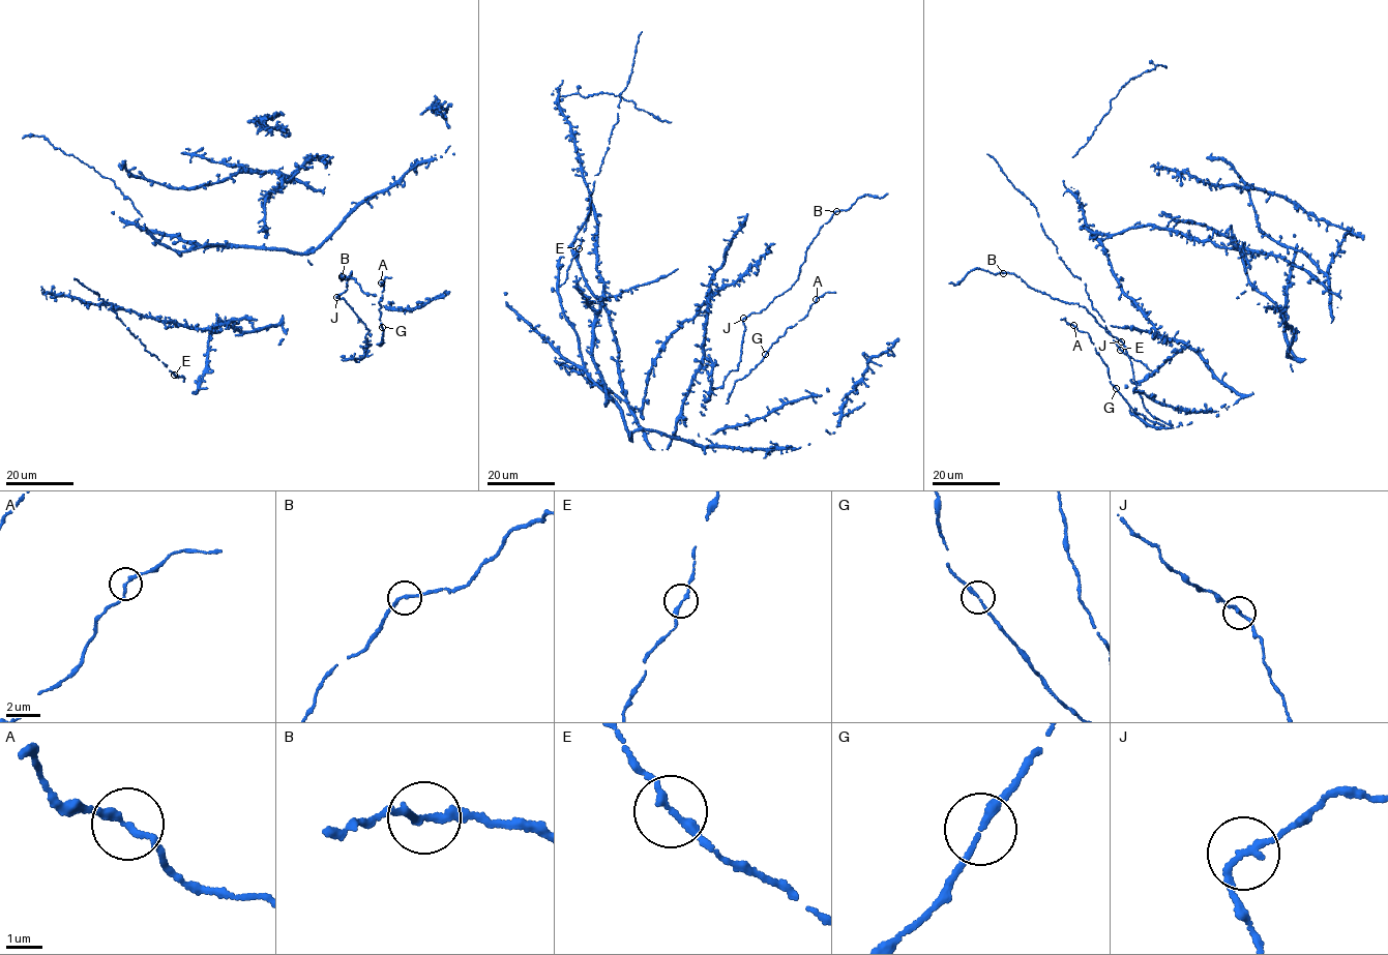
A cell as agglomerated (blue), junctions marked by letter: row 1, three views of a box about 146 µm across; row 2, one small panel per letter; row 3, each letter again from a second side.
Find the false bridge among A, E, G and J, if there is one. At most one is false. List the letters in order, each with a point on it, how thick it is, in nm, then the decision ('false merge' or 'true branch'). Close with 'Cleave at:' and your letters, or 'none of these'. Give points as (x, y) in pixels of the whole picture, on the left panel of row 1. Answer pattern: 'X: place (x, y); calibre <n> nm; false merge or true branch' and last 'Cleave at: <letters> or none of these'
A: place (381, 282); calibre 190 nm; true branch
E: place (174, 375); calibre 200 nm; true branch
G: place (382, 327); calibre 180 nm; true branch
J: place (336, 297); calibre 180 nm; true branch
Cleave at: none of these

